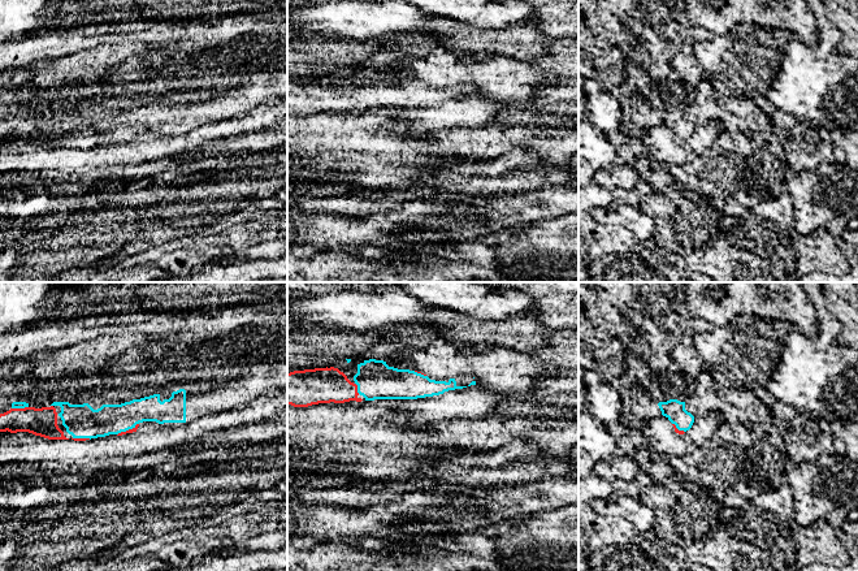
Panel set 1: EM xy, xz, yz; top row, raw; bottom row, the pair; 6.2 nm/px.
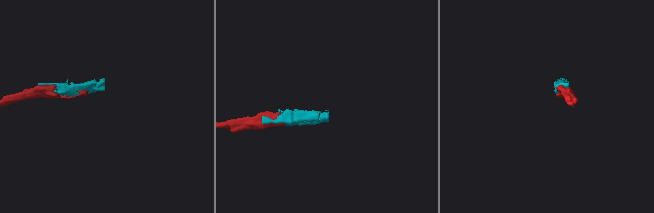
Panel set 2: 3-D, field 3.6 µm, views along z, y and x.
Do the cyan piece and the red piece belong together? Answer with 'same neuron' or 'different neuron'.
same neuron

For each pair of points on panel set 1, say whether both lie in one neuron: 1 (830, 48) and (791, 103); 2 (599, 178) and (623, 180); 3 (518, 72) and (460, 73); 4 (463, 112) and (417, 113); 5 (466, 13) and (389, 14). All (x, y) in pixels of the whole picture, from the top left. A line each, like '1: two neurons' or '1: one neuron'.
1: one neuron
2: one neuron
3: one neuron
4: one neuron
5: two neurons

